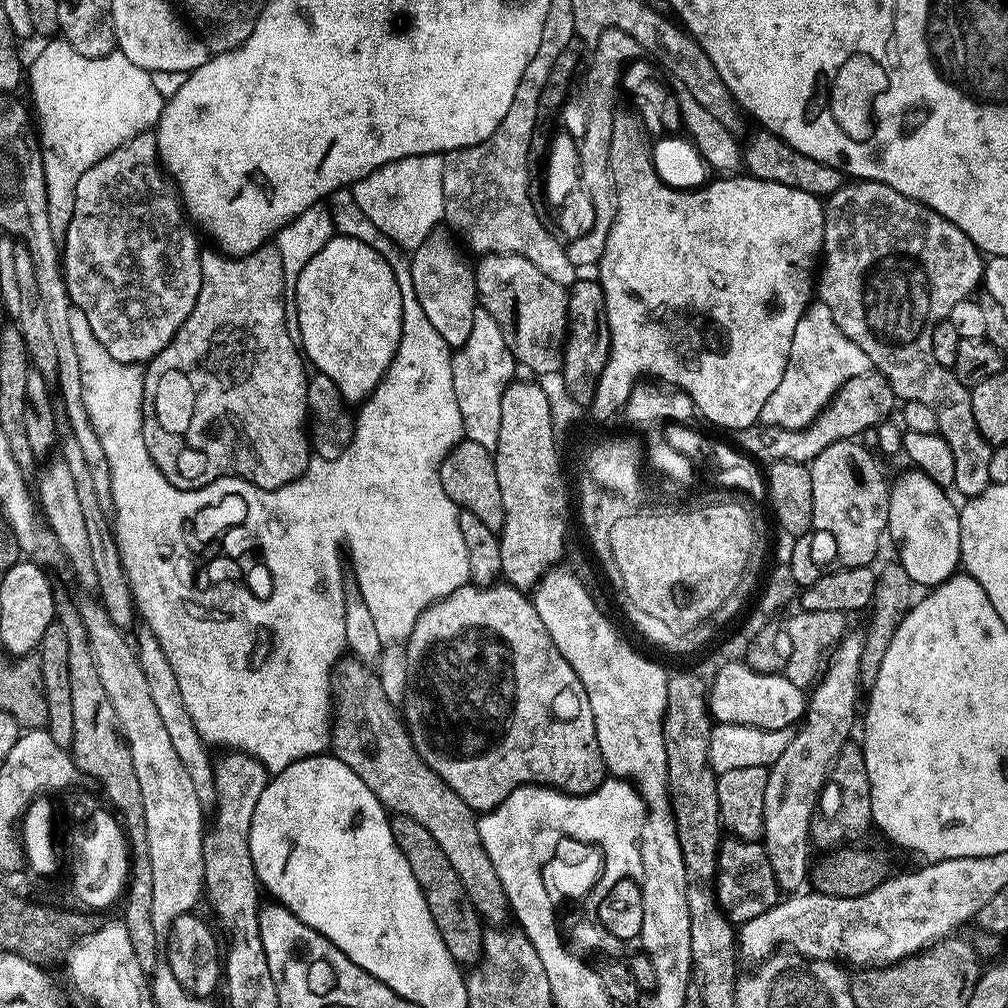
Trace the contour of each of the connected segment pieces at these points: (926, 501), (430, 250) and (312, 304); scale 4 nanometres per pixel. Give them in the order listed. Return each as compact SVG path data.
M909 468L891 483L889 496L889 516L887 535L891 537L899 554L900 562L906 570L911 583L920 584L922 588L931 588L948 580L961 563L961 534L959 526L959 507L954 504L945 487L937 484L921 469Z
M435 230L429 233L422 244L411 253L412 281L414 294L426 318L430 318L430 326L434 326L445 344L459 346L468 339L474 314L478 310L476 277L470 264L460 257L453 233L443 231Z
M336 234L309 258L308 264L295 277L294 283L296 283L294 317L302 334L302 352L307 363L311 367L313 364L319 375L330 378L337 393L345 401L347 399L367 401L384 379L388 367L396 357L402 334L404 321L402 290L398 290L398 282L394 278L391 263L377 252L373 245L363 244L353 236Z

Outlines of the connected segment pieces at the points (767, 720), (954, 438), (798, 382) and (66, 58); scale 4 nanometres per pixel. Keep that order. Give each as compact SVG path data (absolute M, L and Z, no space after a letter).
M740 662L725 663L719 667L718 674L711 683L708 697L711 717L719 723L734 722L762 729L784 729L793 727L797 723L795 721L800 716L802 718L806 712L806 694L803 689L792 684L781 673L757 674Z
M908 350L910 358L904 362L890 362L891 388L901 401L914 400L924 402L934 410L937 418L937 431L943 436L953 451L954 483L964 497L979 496L991 481L989 478L989 464L994 446L980 433L978 423L974 418L971 402L971 389L962 382L951 367L938 362L936 350Z
M811 303L805 307L802 319L804 324L794 326L794 342L788 344L788 359L792 362L786 362L786 374L780 376L778 389L774 390L776 396L770 394L768 399L768 408L762 406L760 416L768 416L768 420L776 420L776 427L783 428L785 424L800 424L803 428L808 428L820 416L816 411L818 408L824 412L836 393L832 388L839 391L836 384L840 387L849 382L852 378L858 378L856 372L864 375L873 371L873 365L870 358L864 360L867 356L860 346L852 348L854 342L842 332L836 332L837 323L834 322L833 315L830 313L829 306L816 308Z
M63 37L49 39L35 58L30 68L30 88L32 90L32 112L40 141L40 157L43 158L44 184L47 187L47 217L50 232L58 244L63 243L73 218L74 200L78 181L92 166L112 153L120 145L155 127L164 110L162 98L153 73L136 66L120 51L102 56L86 56L74 50Z

